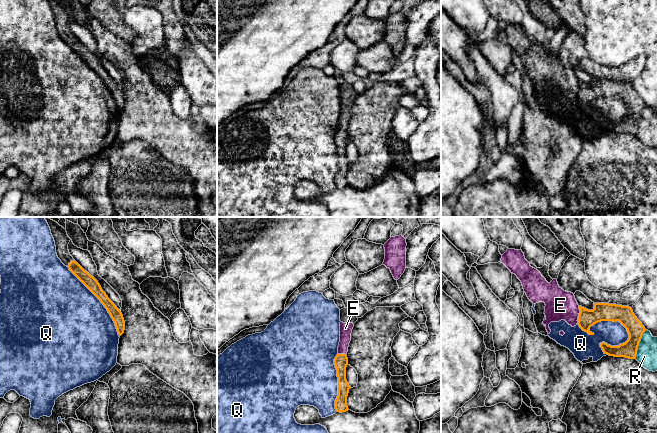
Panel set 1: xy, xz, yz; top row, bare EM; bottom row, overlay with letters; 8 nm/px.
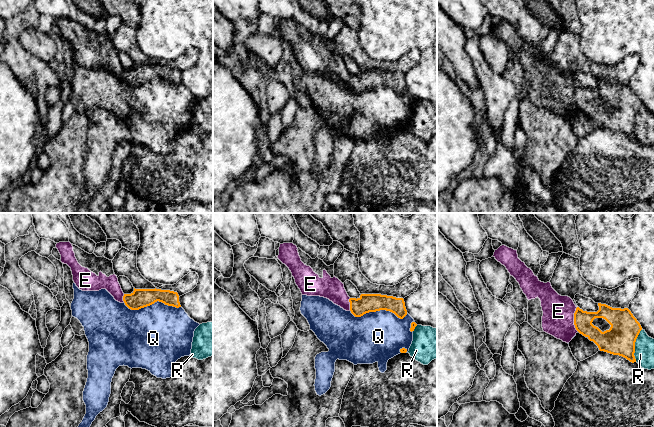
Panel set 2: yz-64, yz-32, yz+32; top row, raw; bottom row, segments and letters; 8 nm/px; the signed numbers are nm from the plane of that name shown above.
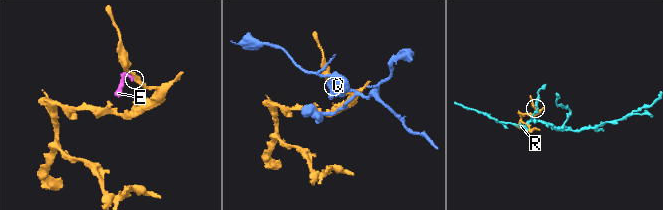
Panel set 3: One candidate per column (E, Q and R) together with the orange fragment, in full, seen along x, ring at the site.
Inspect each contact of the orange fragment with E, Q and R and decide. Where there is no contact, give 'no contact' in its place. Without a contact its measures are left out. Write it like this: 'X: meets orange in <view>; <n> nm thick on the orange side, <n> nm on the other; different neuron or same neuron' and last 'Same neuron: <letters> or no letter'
E: meets orange in yz; 140 nm thick on the orange side, 240 nm on the other; same neuron
Q: meets orange in yz; 140 nm thick on the orange side, 200 nm on the other; different neuron
R: meets orange in yz; 140 nm thick on the orange side, 160 nm on the other; different neuron
Same neuron: E

